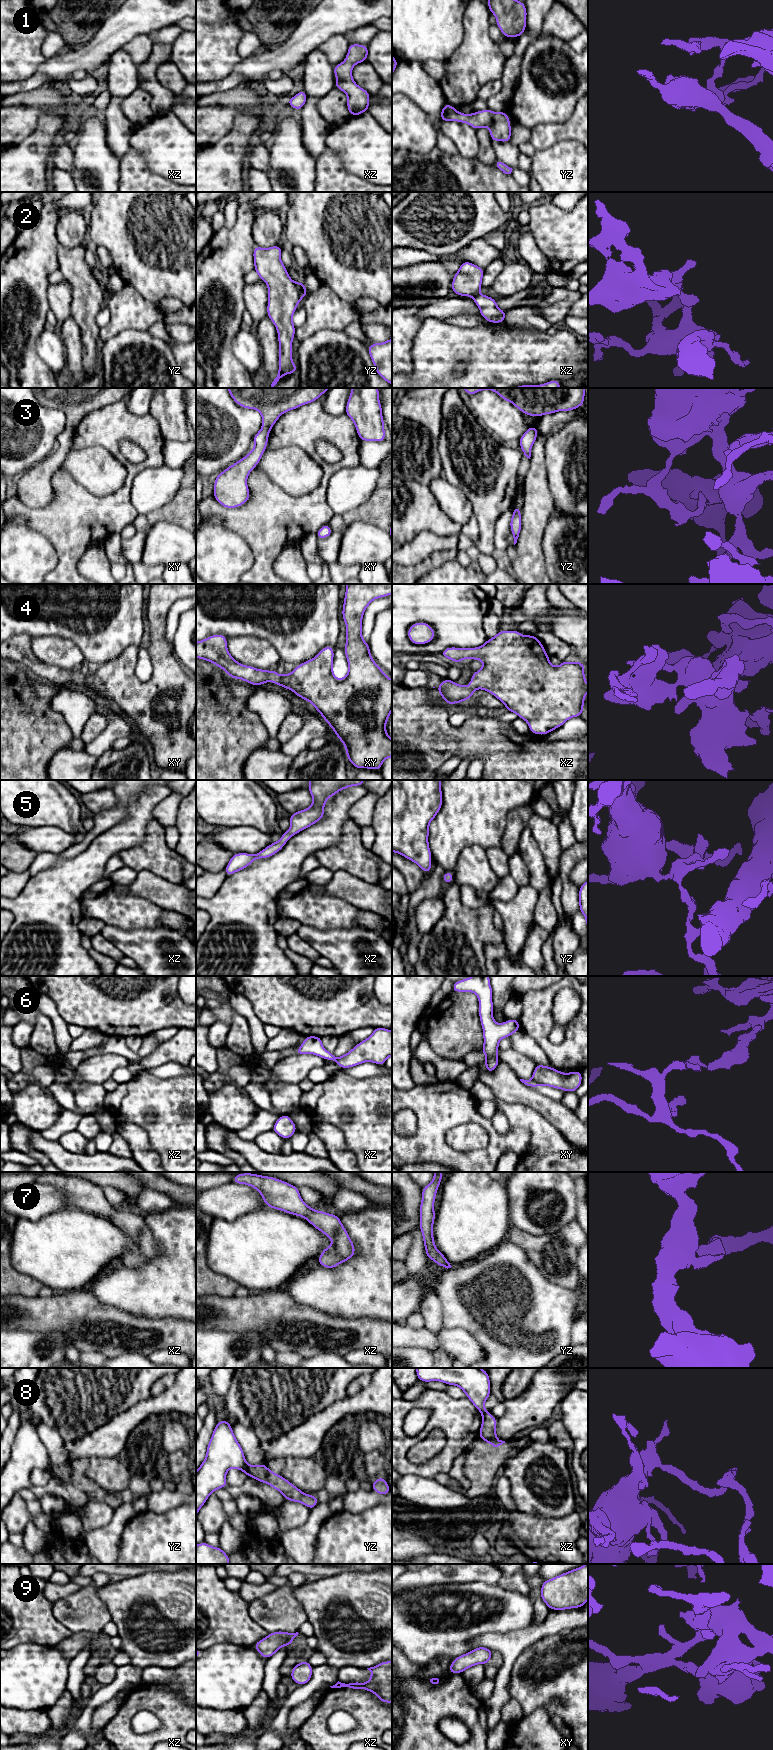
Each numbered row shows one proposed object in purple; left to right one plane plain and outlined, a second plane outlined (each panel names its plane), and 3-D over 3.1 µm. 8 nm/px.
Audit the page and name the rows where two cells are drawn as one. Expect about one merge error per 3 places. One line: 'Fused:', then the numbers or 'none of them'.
Fused: 2, 6, 8

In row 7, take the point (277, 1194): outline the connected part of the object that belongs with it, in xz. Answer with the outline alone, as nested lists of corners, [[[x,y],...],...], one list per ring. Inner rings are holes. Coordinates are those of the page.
[[[253,1173],[234,1175],[232,1181],[253,1187],[261,1194],[264,1203],[269,1208],[303,1217],[317,1230],[328,1236],[332,1240],[332,1245],[322,1250],[317,1260],[321,1266],[335,1268],[354,1257],[355,1245],[339,1216],[317,1211],[308,1206],[301,1198],[296,1186],[275,1177]]]

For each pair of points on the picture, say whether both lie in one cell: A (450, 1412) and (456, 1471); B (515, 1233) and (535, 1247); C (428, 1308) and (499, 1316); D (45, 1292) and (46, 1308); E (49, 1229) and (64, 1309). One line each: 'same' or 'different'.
A: different
B: same
C: different
D: different
E: different

